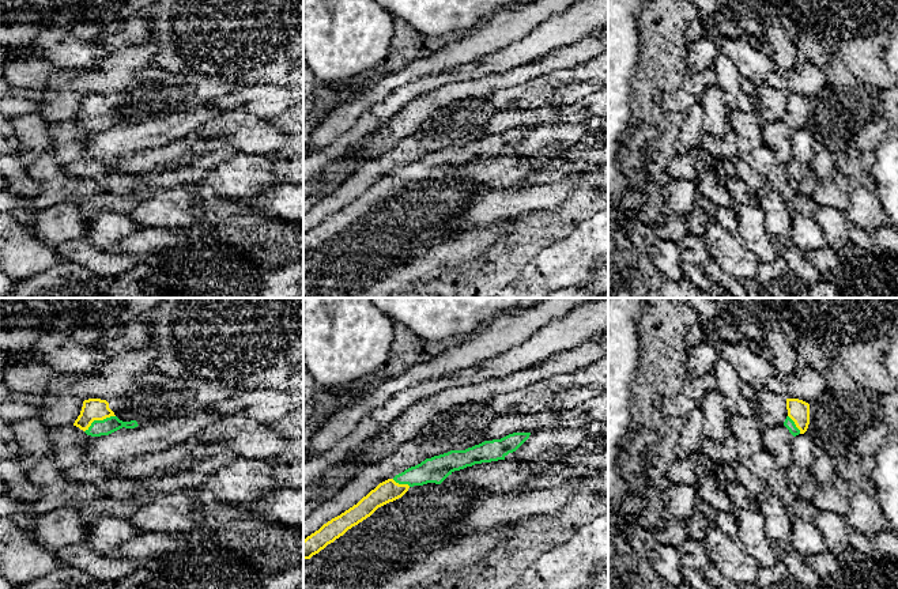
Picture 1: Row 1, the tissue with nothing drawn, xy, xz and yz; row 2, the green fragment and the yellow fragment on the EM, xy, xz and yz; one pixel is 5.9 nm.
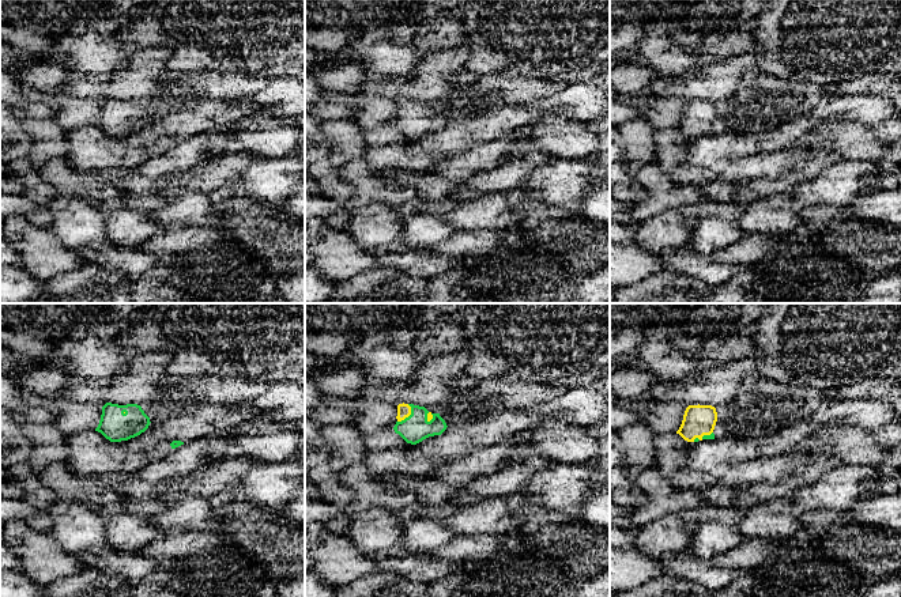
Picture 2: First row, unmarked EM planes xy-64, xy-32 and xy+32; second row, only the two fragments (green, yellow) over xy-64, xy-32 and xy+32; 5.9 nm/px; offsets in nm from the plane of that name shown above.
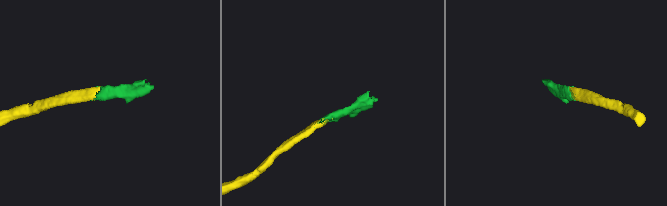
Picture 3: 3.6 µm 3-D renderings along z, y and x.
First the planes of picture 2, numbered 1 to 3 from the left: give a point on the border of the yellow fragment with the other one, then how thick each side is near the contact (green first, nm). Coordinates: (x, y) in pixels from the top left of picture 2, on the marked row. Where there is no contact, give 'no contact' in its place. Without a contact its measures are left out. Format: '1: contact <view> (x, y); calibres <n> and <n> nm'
1: contact xy-64 (124, 411); calibres 190 and 20 nm
2: contact xy-32 (410, 415); calibres 160 and 80 nm
3: contact xy+32 (702, 437); calibres 30 and 190 nm

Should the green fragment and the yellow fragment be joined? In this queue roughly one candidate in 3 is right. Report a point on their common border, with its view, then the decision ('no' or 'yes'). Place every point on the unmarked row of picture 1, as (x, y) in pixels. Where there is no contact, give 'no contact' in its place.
contact xy (98, 116); yes

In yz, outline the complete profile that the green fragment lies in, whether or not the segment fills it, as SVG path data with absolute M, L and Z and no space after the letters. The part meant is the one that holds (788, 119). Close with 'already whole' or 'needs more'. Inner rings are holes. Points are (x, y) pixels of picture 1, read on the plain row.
M786 94L786 105L784 121L793 132L804 129L810 120L810 99L799 94Z; needs more

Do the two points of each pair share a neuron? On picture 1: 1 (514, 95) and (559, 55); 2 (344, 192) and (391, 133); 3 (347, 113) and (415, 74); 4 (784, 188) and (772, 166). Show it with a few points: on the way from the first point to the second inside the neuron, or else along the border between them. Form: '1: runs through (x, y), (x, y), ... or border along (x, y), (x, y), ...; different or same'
1: border along (566, 68), (539, 74), (505, 89); different
2: border along (399, 140), (392, 147), (362, 162), (346, 177); different
3: runs through (363, 99), (399, 78); same
4: runs through (783, 182), (773, 172); same

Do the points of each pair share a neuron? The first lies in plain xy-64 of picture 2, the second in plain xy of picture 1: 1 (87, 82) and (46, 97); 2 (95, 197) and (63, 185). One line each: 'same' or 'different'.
1: different
2: same

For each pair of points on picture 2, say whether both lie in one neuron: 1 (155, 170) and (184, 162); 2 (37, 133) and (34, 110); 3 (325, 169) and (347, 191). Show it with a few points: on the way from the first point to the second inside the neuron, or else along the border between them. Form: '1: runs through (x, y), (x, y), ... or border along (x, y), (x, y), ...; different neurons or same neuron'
1: runs through (162, 165), (177, 162); same neuron
2: border along (52, 117), (21, 120); different neurons
3: runs through (328, 174), (342, 188); same neuron

